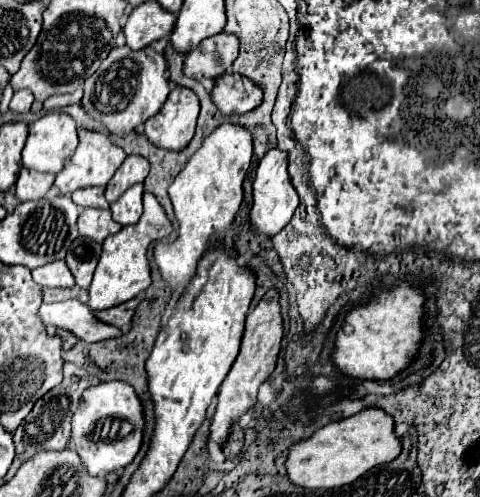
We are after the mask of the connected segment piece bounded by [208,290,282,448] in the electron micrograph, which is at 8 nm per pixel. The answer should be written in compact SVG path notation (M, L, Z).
M268 290L264 298L258 302L256 308L252 308L246 316L246 330L242 336L242 346L236 362L232 364L232 370L224 378L218 396L216 396L216 412L210 420L210 434L208 440L220 444L220 448L228 442L228 436L232 432L232 424L240 420L240 416L250 410L256 404L256 392L260 384L272 374L276 368L276 358L280 352L280 340L282 340L282 316L280 316L280 304L278 304L278 292Z

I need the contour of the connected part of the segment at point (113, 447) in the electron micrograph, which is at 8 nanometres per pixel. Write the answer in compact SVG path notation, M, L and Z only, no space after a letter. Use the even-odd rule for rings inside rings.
M108 380L84 390L78 410L72 416L72 432L68 446L78 452L90 476L102 476L122 470L136 456L142 442L142 404L128 382Z

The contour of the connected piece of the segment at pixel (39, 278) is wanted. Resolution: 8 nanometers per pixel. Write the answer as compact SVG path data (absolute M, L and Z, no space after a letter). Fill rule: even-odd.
M64 260L44 264L44 266L36 268L36 270L32 270L32 276L44 288L46 286L56 286L56 288L72 288L74 286L74 276L68 270Z

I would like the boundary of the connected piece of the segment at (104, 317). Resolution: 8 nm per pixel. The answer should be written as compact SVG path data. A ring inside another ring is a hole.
M132 298L120 306L114 306L114 308L106 308L106 310L100 310L100 312L94 312L94 316L106 324L112 324L116 328L120 328L124 334L130 330L130 322L132 322L132 316L134 316L134 308L138 306L140 298Z

